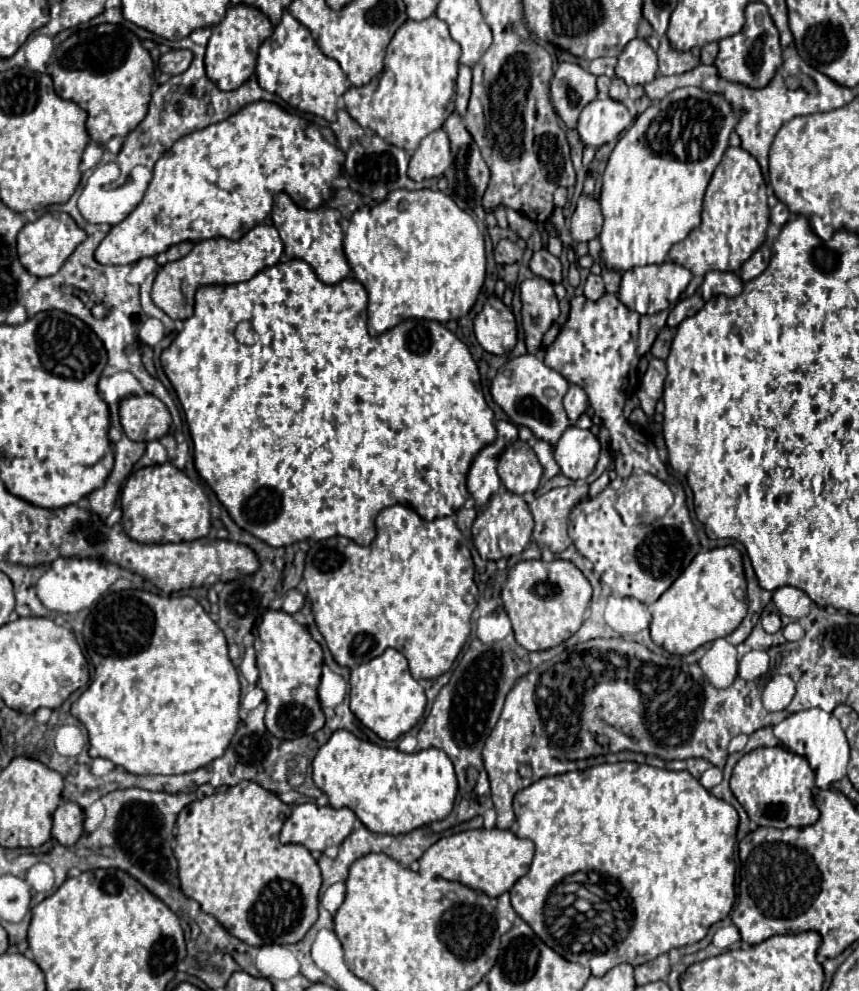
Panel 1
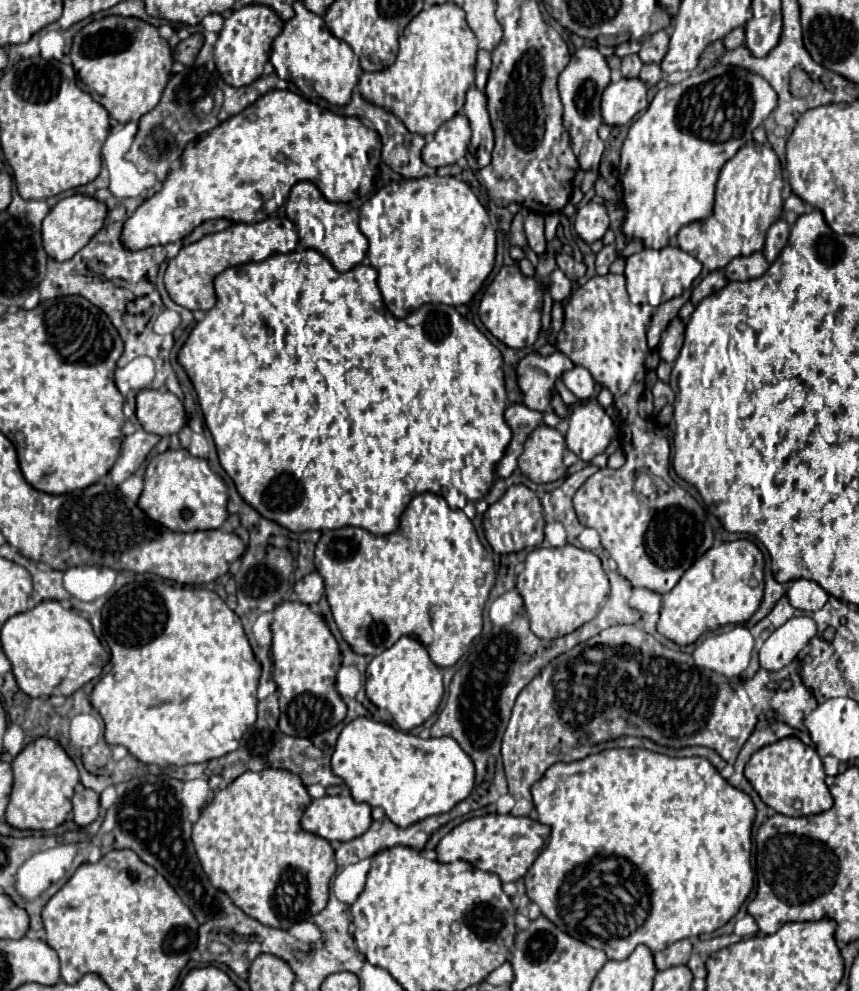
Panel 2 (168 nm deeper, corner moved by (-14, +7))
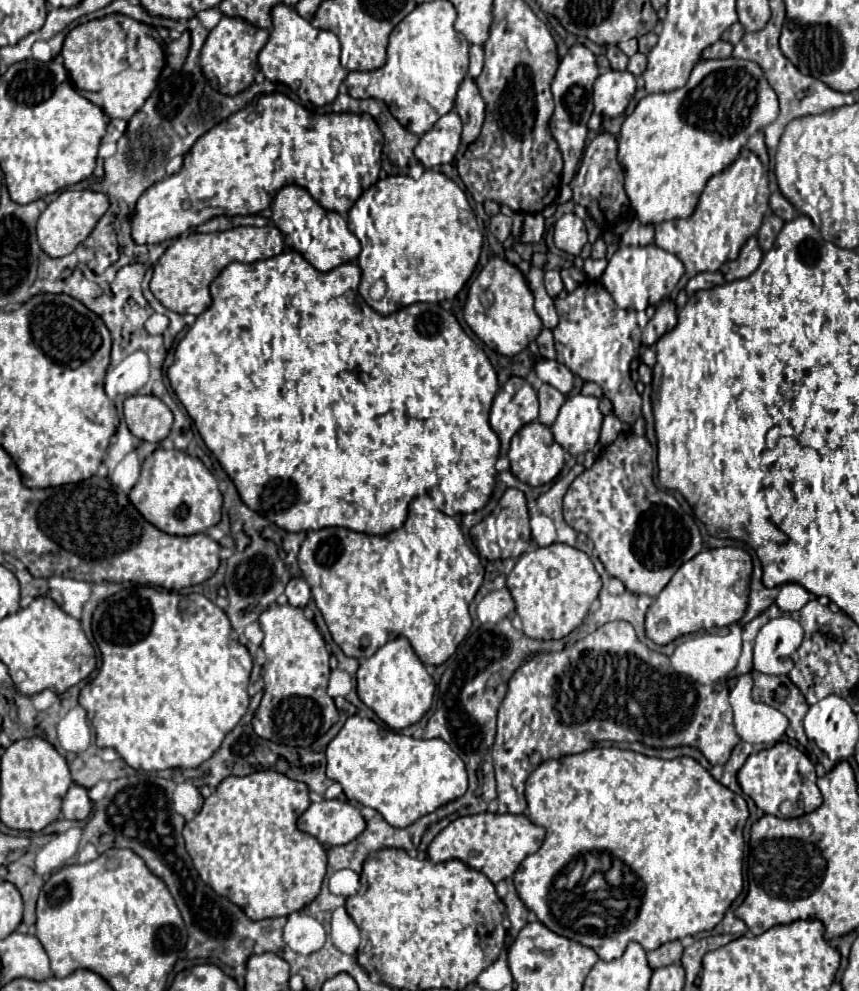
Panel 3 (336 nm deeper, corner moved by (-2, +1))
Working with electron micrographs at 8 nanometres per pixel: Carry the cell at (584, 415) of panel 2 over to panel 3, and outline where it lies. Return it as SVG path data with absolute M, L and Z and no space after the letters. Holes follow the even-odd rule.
M575 394L565 400L559 410L551 432L555 442L571 456L585 454L599 442L603 414L599 412L599 400L595 396Z

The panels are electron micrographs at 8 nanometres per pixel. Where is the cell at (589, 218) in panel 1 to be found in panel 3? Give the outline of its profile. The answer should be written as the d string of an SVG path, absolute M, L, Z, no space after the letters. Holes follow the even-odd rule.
M573 212L561 216L553 228L553 238L557 248L561 248L567 254L579 256L581 248L587 244L587 230L583 220Z

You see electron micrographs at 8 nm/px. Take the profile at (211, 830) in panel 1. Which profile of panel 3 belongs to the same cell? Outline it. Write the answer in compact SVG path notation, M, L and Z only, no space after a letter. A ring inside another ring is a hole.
M265 770L243 778L227 776L217 790L205 798L201 812L183 828L187 852L201 880L219 896L237 904L253 922L303 910L319 894L327 864L323 846L313 836L297 830L297 818L309 808L309 804L307 786L279 772Z

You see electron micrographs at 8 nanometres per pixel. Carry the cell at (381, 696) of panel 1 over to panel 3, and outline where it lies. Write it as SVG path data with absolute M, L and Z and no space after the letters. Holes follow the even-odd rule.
M395 638L379 648L371 658L363 660L357 670L357 694L389 728L403 730L419 722L431 708L435 680L427 674L425 664L417 658L407 638Z

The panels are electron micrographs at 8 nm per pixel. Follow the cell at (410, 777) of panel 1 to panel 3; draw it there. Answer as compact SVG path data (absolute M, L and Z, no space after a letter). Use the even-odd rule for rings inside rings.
M351 716L327 746L327 776L343 786L349 802L377 810L391 826L405 828L467 790L465 764L439 738L415 740L369 718Z

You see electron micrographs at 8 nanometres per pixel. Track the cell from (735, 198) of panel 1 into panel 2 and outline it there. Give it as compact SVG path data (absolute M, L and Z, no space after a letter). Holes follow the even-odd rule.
M747 142L723 168L717 180L713 214L683 226L677 232L679 248L703 264L701 278L713 270L725 268L737 256L749 256L763 248L767 228L783 212L783 176L773 148L767 144Z

